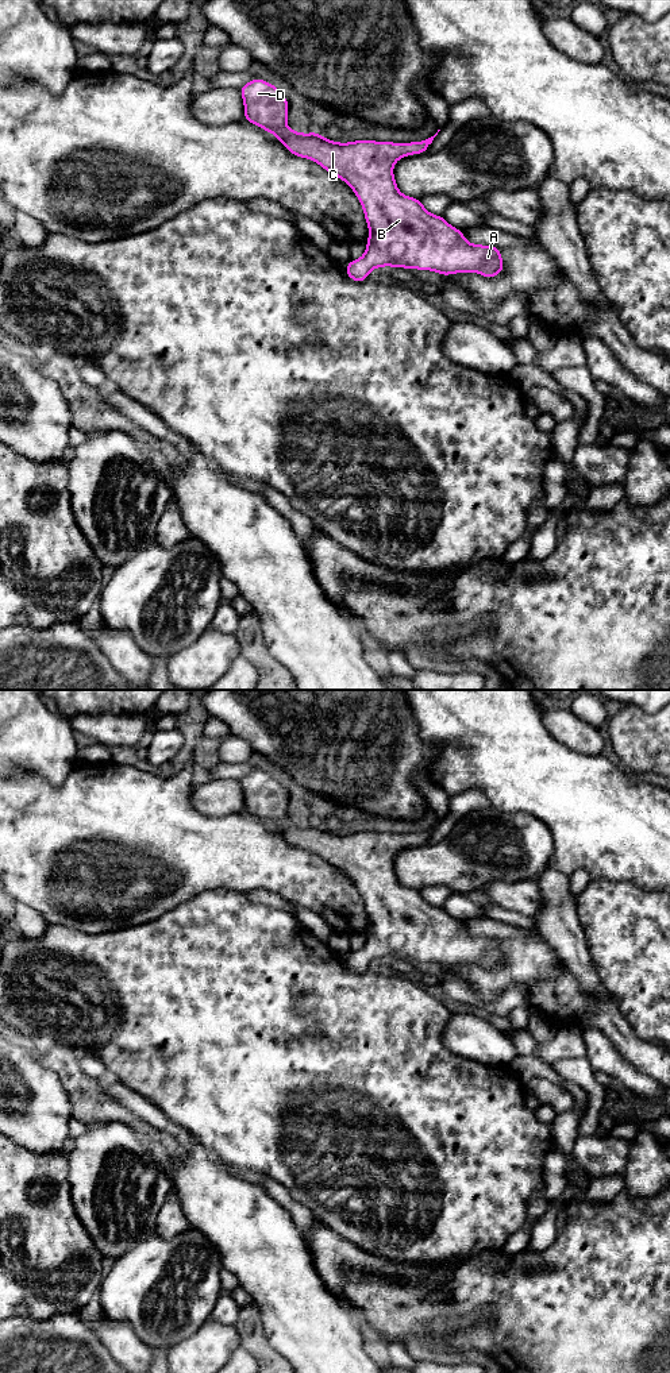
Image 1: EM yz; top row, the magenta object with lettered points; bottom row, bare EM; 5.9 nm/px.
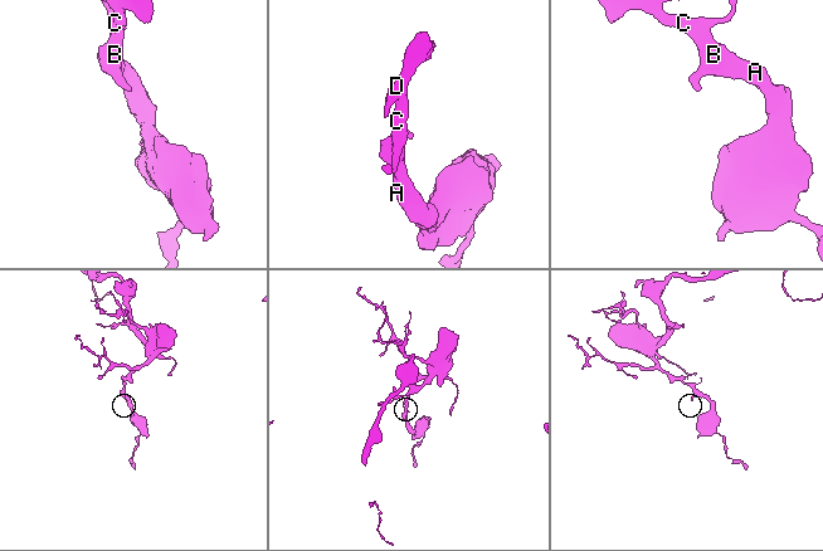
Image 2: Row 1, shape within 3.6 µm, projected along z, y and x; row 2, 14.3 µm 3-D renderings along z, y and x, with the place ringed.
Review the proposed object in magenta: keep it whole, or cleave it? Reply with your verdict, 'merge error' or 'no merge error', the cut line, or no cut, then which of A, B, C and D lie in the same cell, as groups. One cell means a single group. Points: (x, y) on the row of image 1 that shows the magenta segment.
no merge error | no cut | A B C D

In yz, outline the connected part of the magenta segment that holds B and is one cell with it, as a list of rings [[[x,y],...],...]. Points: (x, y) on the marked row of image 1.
[[[254,78],[239,88],[244,104],[244,120],[272,132],[294,157],[307,158],[342,178],[358,197],[369,227],[365,254],[350,261],[346,274],[355,282],[363,282],[376,267],[392,266],[431,270],[450,275],[457,273],[480,273],[494,278],[504,270],[500,248],[469,243],[462,231],[450,225],[443,216],[430,213],[420,200],[404,196],[396,185],[393,165],[403,157],[423,154],[438,132],[421,142],[393,143],[355,140],[339,143],[328,140],[319,132],[301,134],[286,126],[288,99],[280,89],[265,80]]]

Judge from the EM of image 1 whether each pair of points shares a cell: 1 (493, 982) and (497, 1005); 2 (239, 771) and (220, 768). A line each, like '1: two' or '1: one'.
1: two
2: one

